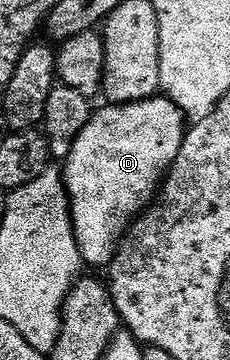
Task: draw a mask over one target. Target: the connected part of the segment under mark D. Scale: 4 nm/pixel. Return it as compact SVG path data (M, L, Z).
M153 97L151 99L143 99L142 101L134 101L133 103L113 103L104 105L101 111L100 108L93 110L92 116L88 119L86 129L82 129L82 133L78 133L68 158L63 160L62 163L64 187L68 191L68 205L72 209L72 228L76 234L76 244L80 250L80 258L87 266L89 263L92 267L107 268L111 264L117 249L120 248L120 243L125 235L128 234L128 228L136 222L138 216L145 210L146 205L151 204L154 196L161 190L164 176L167 175L168 170L172 167L172 162L178 157L178 153L182 149L182 141L185 134L186 116L184 112L178 109L178 105L174 105L167 97Z

